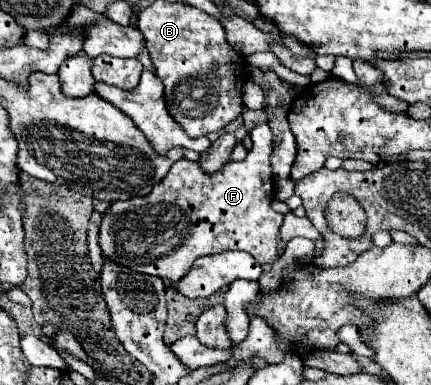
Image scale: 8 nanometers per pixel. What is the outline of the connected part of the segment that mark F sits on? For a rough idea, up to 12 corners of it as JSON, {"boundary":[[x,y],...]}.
{"boundary":[[269,120],[215,174],[179,160],[111,204],[103,254],[179,282],[197,258],[275,264]]}

